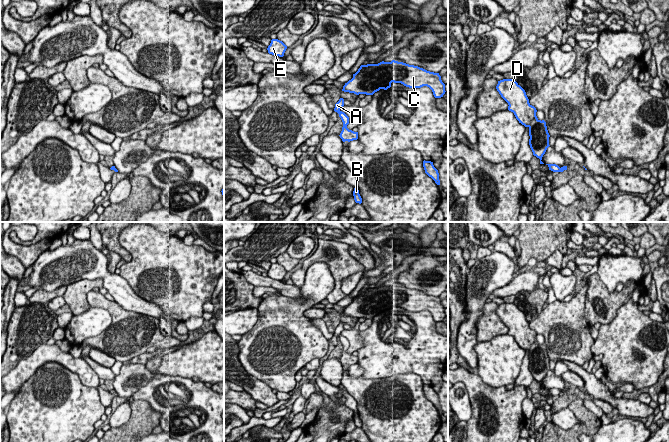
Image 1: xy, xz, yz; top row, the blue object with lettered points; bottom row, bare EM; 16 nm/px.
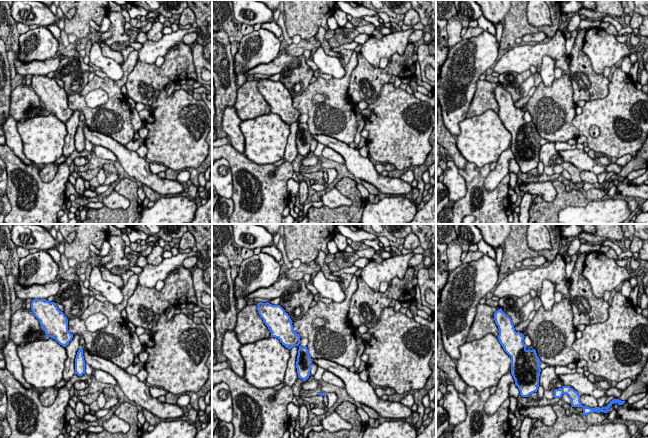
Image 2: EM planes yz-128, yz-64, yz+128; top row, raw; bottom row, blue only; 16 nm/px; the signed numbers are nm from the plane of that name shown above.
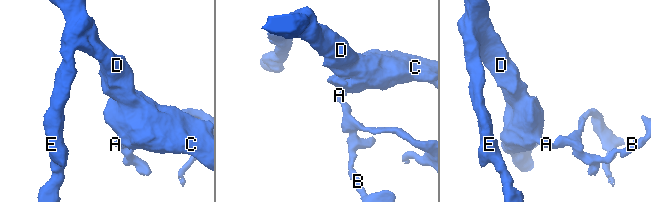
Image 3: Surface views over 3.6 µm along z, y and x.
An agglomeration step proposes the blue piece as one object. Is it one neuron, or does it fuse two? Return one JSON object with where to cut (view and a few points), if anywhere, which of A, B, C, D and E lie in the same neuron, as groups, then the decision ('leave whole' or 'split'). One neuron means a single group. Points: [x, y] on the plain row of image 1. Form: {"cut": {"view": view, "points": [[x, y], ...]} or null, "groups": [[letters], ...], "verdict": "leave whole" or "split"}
{"cut": {"view": "yz", "points": [[561, 392], [558, 395]]}, "groups": [["A", "C", "D", "E"], ["B"]], "verdict": "split"}

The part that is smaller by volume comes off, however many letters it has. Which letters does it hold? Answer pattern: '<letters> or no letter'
B

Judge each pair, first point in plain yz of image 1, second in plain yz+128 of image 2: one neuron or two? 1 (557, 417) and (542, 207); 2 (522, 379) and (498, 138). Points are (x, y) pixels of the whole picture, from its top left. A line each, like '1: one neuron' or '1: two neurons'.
1: two neurons
2: two neurons

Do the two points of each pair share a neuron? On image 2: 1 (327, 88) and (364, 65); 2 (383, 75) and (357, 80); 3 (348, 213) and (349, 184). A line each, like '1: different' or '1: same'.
1: different
2: same
3: same

